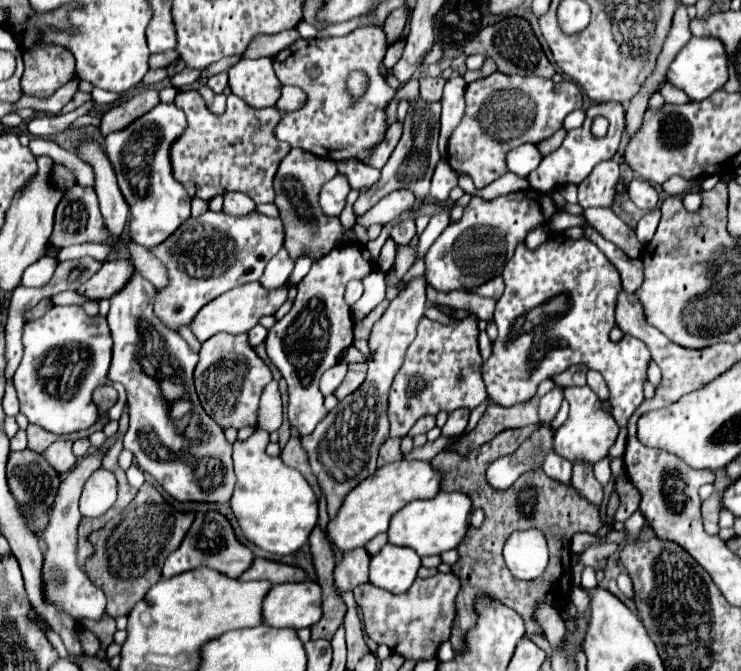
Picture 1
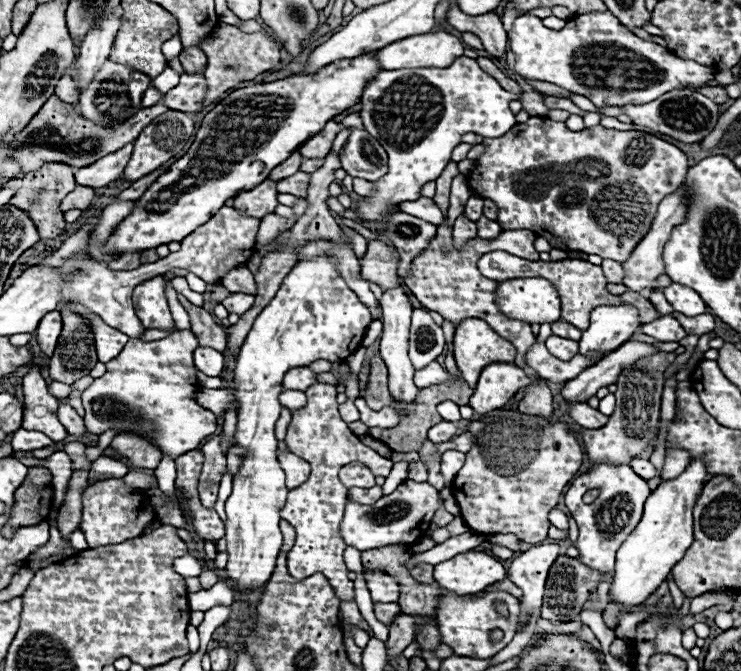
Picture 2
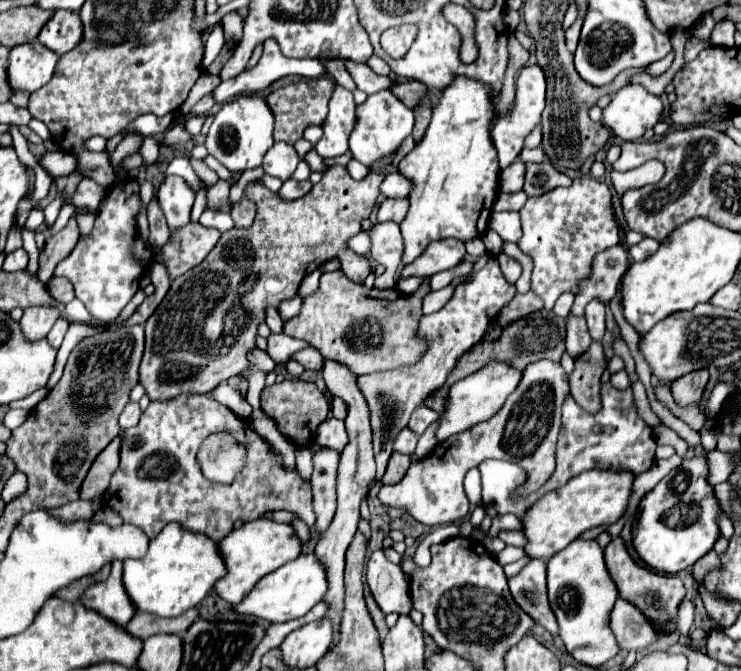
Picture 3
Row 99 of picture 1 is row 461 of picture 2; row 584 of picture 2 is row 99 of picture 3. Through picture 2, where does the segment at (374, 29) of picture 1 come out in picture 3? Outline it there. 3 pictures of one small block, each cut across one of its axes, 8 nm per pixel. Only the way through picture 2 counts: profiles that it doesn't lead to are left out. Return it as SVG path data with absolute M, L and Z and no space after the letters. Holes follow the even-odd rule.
M342 86L334 88L332 100L330 100L330 112L324 120L324 136L316 144L316 152L322 158L334 158L348 150L348 138L356 124L356 102L352 98L350 90L344 90Z

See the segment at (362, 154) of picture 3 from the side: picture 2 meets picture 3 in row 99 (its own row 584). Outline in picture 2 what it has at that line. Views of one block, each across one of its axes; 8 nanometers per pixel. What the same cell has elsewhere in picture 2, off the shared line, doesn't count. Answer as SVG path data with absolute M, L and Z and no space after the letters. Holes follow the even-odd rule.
M363 570L363 578L367 589L372 594L372 602L396 602L400 596L398 582L388 577L388 574L382 570Z

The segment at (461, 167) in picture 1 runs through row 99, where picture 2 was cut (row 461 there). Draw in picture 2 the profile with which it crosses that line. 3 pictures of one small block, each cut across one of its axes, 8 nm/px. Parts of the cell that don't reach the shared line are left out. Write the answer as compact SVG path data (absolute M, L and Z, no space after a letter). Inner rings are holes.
M494 410L468 424L476 436L476 448L466 454L466 462L452 484L454 496L462 496L460 508L466 526L478 534L516 534L520 540L538 544L548 536L548 512L558 504L564 486L582 466L582 448L564 422L524 416L514 410ZM488 462L504 462L504 470ZM468 496L490 496L490 504L462 504Z

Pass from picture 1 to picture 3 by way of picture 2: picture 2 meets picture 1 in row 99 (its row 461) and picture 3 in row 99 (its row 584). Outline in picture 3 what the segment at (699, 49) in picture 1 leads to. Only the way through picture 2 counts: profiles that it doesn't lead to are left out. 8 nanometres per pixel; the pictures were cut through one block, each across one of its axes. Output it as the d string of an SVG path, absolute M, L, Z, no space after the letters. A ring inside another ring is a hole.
M630 84L620 88L610 104L602 110L602 124L614 132L616 138L634 142L662 116L662 102L644 86Z

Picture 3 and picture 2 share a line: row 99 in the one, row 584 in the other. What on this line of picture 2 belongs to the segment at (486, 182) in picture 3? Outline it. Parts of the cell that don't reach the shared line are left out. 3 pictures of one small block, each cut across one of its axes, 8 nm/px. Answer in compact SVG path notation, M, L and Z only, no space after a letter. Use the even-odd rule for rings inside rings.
M462 552L444 564L434 566L436 582L448 592L476 594L506 578L506 570L498 558L486 552Z

